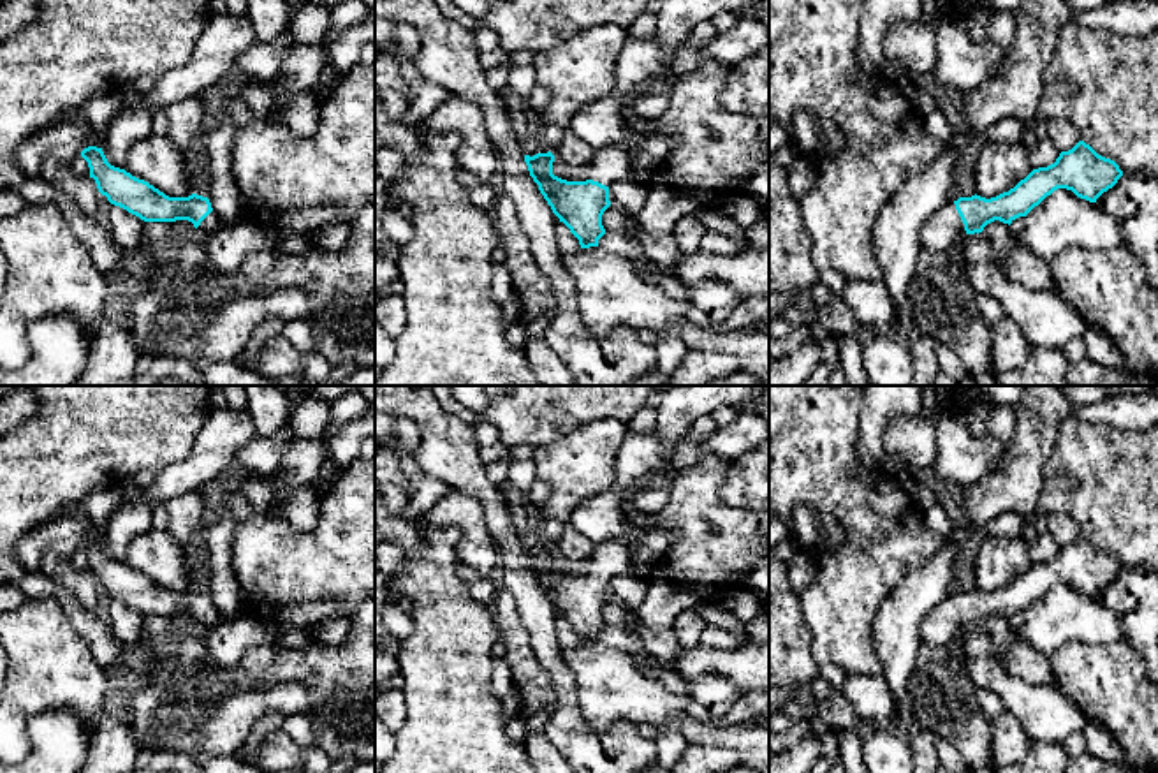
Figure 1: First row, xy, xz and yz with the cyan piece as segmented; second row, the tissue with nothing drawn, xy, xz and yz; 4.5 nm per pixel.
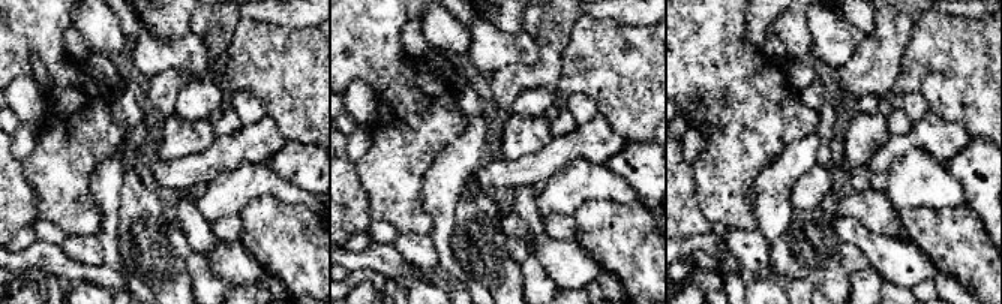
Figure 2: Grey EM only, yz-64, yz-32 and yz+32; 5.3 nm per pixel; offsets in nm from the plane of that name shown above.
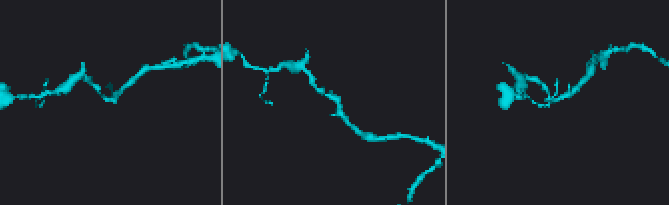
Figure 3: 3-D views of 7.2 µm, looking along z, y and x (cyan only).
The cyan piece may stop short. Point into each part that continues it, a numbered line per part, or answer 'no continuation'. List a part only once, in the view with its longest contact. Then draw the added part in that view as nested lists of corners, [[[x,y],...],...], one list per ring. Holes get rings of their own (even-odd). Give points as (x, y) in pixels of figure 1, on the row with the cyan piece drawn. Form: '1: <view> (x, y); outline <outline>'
1: yz (944, 228); outline [[[947,201],[933,215],[927,217],[920,229],[920,248],[945,250],[966,234],[964,224],[952,201]]]

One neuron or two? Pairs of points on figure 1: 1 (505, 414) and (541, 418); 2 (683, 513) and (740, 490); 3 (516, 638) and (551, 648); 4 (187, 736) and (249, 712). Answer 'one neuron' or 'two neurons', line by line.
1: one neuron
2: two neurons
3: two neurons
4: one neuron

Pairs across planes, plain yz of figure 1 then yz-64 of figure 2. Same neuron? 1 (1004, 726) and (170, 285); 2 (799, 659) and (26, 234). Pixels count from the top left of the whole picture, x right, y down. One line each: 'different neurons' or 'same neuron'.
1: different neurons
2: different neurons

